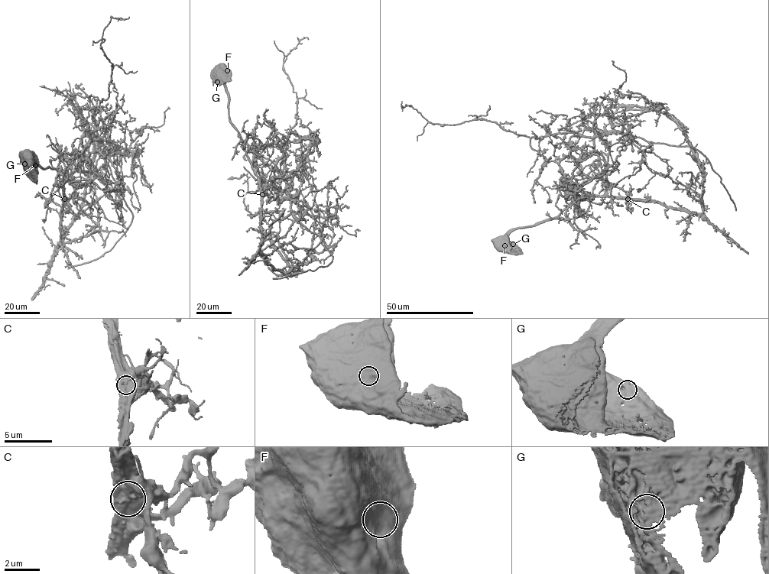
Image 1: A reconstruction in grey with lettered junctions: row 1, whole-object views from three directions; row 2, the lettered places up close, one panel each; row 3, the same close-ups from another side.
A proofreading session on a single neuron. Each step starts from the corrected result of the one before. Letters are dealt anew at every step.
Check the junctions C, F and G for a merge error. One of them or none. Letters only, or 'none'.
C

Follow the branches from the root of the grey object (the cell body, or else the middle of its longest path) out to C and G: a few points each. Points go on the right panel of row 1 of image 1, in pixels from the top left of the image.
C: (500, 244), (513, 230), (556, 218), (567, 207), (586, 196), (627, 199)
G: (500, 244), (503, 242), (506, 244), (513, 244)

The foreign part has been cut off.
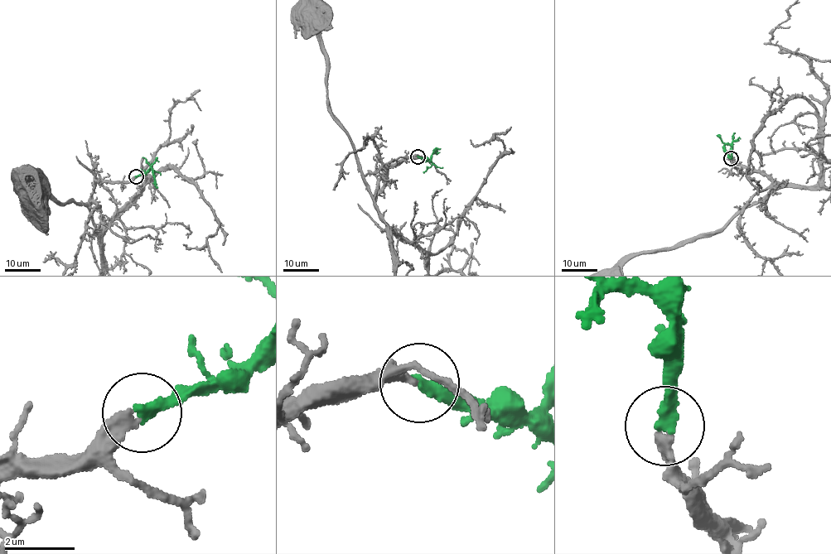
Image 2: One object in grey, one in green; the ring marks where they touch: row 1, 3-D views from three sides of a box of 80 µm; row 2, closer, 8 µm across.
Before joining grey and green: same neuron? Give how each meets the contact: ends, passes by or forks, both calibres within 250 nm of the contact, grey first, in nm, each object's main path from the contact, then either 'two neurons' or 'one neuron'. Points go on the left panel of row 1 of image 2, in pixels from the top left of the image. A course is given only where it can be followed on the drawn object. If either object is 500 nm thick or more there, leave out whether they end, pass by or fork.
grey ends | green ends | 280/340 nm | grey via (136, 177), (96, 181), (83, 204), (71, 198), (60, 202), (45, 187), (44, 174), (32, 185) | green via (136, 176), (151, 168), (158, 188) | two neurons

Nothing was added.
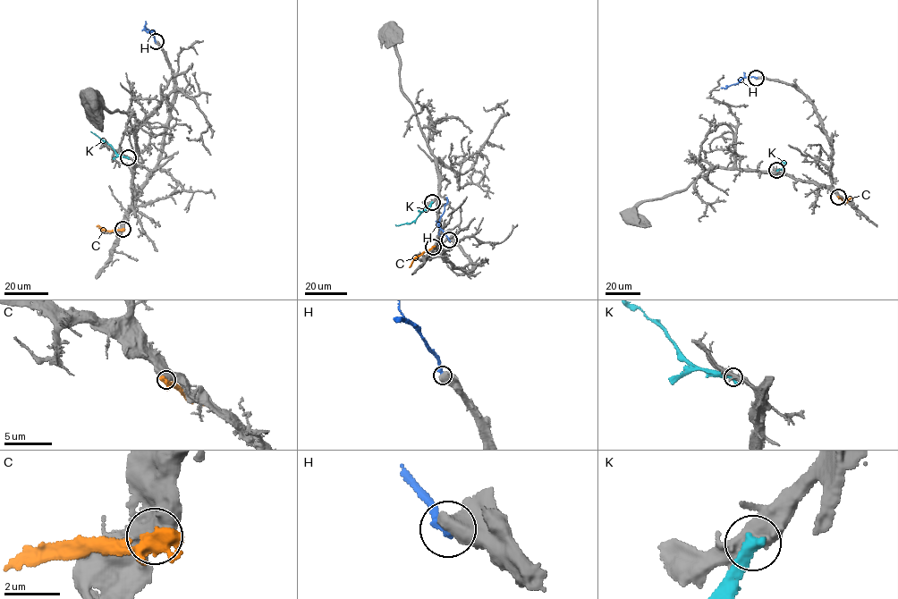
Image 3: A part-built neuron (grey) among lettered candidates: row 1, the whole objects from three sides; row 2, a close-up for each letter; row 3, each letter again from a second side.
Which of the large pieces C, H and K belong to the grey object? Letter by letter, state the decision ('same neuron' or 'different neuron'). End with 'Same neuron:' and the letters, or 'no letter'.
C: different neuron
H: different neuron
K: different neuron
Same neuron: no letter

